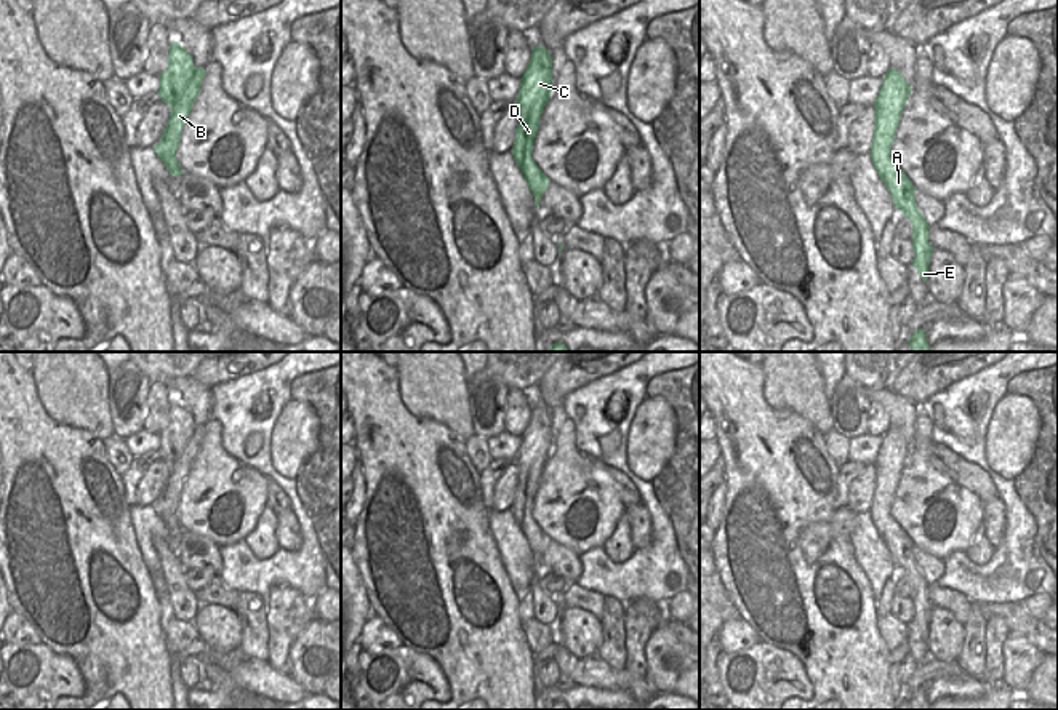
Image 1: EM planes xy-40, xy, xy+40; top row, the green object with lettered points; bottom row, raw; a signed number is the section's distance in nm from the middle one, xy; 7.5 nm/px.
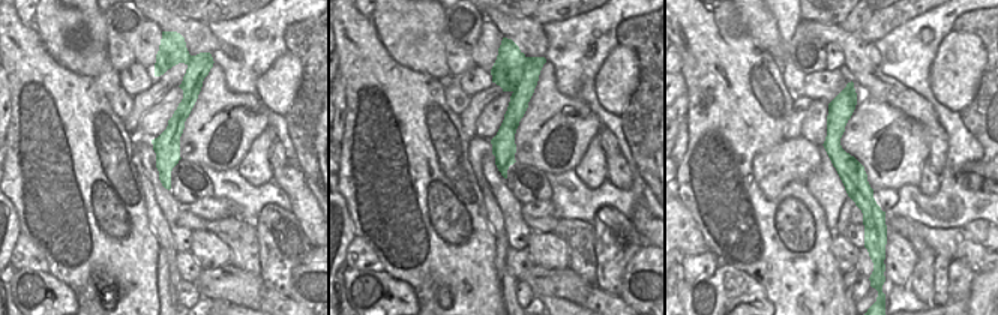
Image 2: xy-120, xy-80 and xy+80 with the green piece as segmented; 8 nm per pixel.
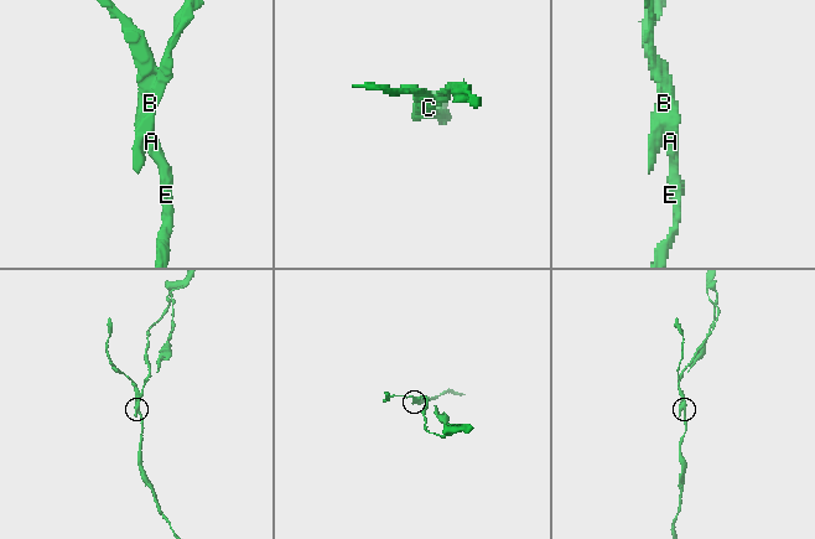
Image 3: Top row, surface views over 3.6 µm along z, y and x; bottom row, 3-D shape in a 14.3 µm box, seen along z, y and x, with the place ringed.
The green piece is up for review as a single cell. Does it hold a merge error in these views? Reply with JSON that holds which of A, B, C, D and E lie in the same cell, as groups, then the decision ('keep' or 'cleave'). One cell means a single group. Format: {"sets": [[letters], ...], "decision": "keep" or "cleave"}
{"sets": [["A", "C", "D", "E"], ["B"]], "decision": "cleave"}

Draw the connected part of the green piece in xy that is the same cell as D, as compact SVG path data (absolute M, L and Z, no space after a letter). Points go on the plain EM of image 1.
M539 403L531 408L531 417L520 440L522 443L515 457L519 483L511 510L535 555L535 563L539 566L539 556L551 537L538 526L533 517L527 520L522 517L522 505L527 502L533 507L541 472L552 453L552 419L544 405Z

